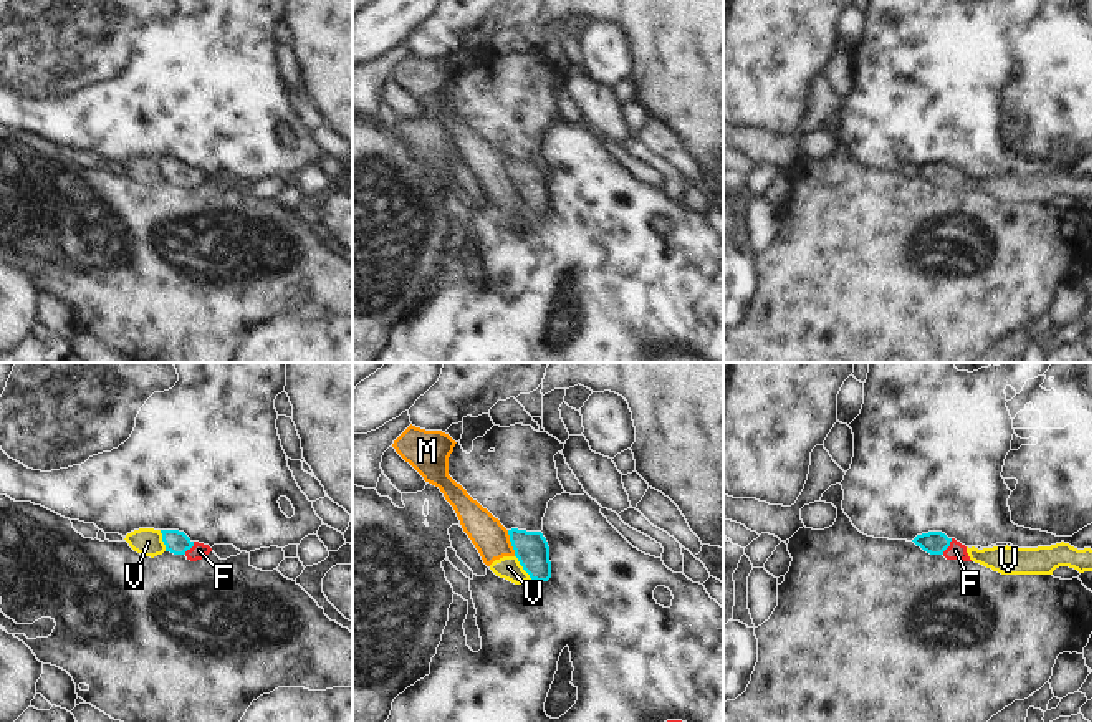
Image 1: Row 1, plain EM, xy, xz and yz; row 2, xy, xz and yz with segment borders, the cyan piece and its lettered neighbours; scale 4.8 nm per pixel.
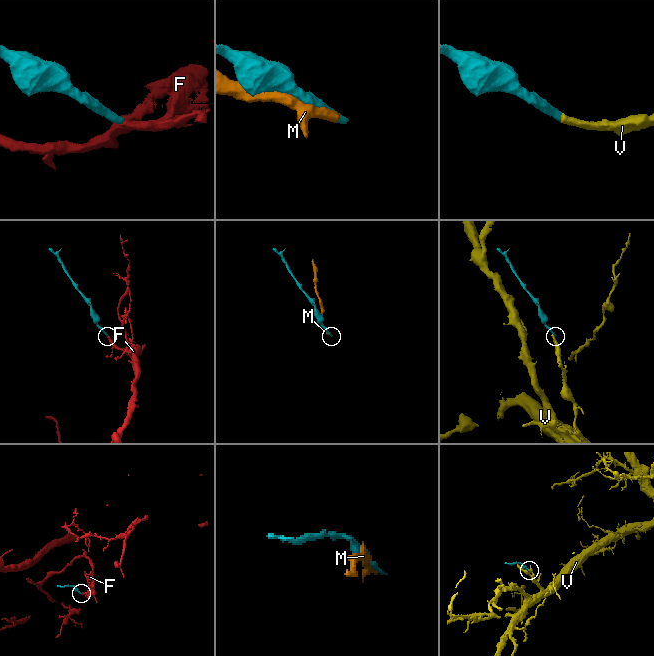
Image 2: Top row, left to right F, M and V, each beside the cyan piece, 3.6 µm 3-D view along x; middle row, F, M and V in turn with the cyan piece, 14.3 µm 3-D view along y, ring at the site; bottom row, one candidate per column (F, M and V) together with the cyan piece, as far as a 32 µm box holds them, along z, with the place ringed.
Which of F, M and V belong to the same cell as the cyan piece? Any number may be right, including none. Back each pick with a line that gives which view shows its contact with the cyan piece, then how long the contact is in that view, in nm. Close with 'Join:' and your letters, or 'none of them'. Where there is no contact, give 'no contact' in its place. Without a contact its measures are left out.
F: yz | 90 nm
Join: F

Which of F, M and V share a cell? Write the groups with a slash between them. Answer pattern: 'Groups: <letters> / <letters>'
Groups: F / M V.

